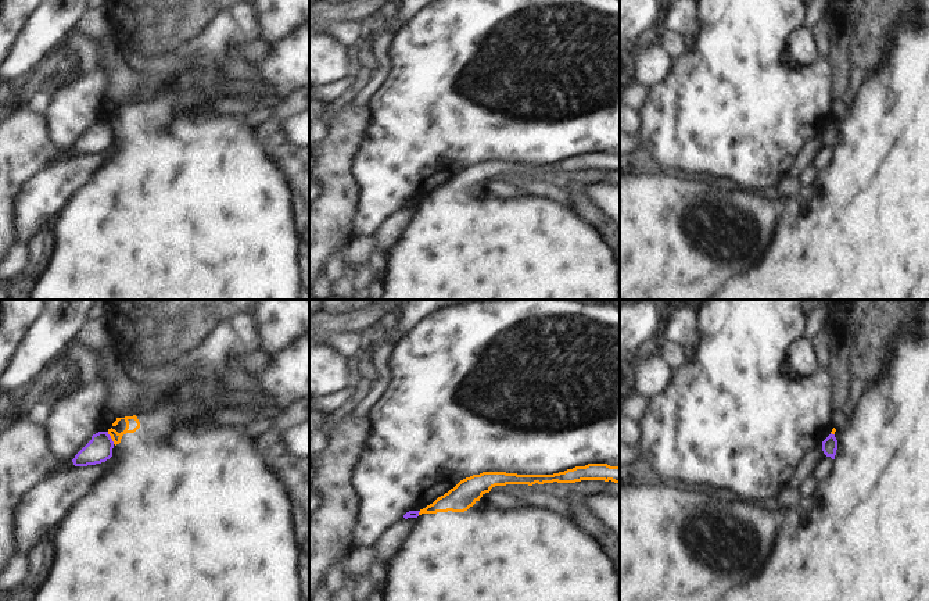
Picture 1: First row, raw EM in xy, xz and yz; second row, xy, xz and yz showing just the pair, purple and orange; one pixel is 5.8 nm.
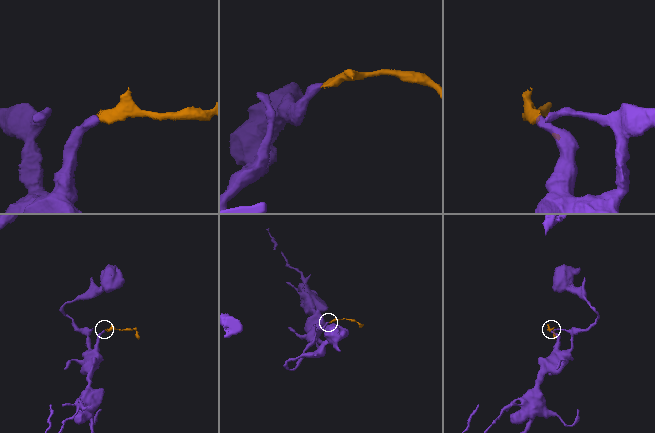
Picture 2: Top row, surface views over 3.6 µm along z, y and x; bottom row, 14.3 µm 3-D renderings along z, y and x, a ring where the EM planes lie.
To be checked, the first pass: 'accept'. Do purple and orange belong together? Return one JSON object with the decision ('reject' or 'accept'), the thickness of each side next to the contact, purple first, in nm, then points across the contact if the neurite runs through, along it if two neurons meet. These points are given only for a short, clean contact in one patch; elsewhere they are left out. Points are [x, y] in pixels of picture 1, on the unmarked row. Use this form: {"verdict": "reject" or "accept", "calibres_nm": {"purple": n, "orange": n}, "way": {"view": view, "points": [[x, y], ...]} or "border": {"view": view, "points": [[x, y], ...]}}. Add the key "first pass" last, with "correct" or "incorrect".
{"verdict": "reject", "calibres_nm": {"purple": 150, "orange": 80}, "border": {"view": "xy", "points": [[107, 121], [114, 132]]}, "first pass": "incorrect"}

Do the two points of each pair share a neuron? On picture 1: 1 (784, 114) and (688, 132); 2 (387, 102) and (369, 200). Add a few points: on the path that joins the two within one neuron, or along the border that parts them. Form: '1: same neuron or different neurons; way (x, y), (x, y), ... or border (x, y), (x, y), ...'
1: same neuron; way (760, 114), (712, 114)
2: same neuron; way (387, 127), (387, 175)

